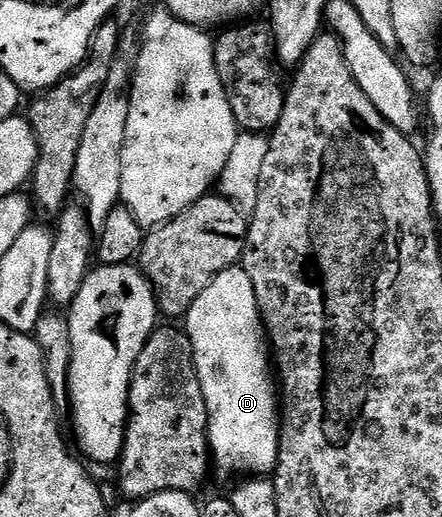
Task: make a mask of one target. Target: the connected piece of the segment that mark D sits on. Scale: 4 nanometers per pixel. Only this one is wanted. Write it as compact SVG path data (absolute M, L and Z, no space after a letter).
M238 264L219 272L203 296L191 304L183 319L183 329L193 345L193 359L203 388L209 417L209 449L212 461L225 474L237 476L265 476L277 468L277 440L279 437L279 410L275 405L275 386L269 383L271 354L267 349L267 335L261 324L255 288L245 267Z

